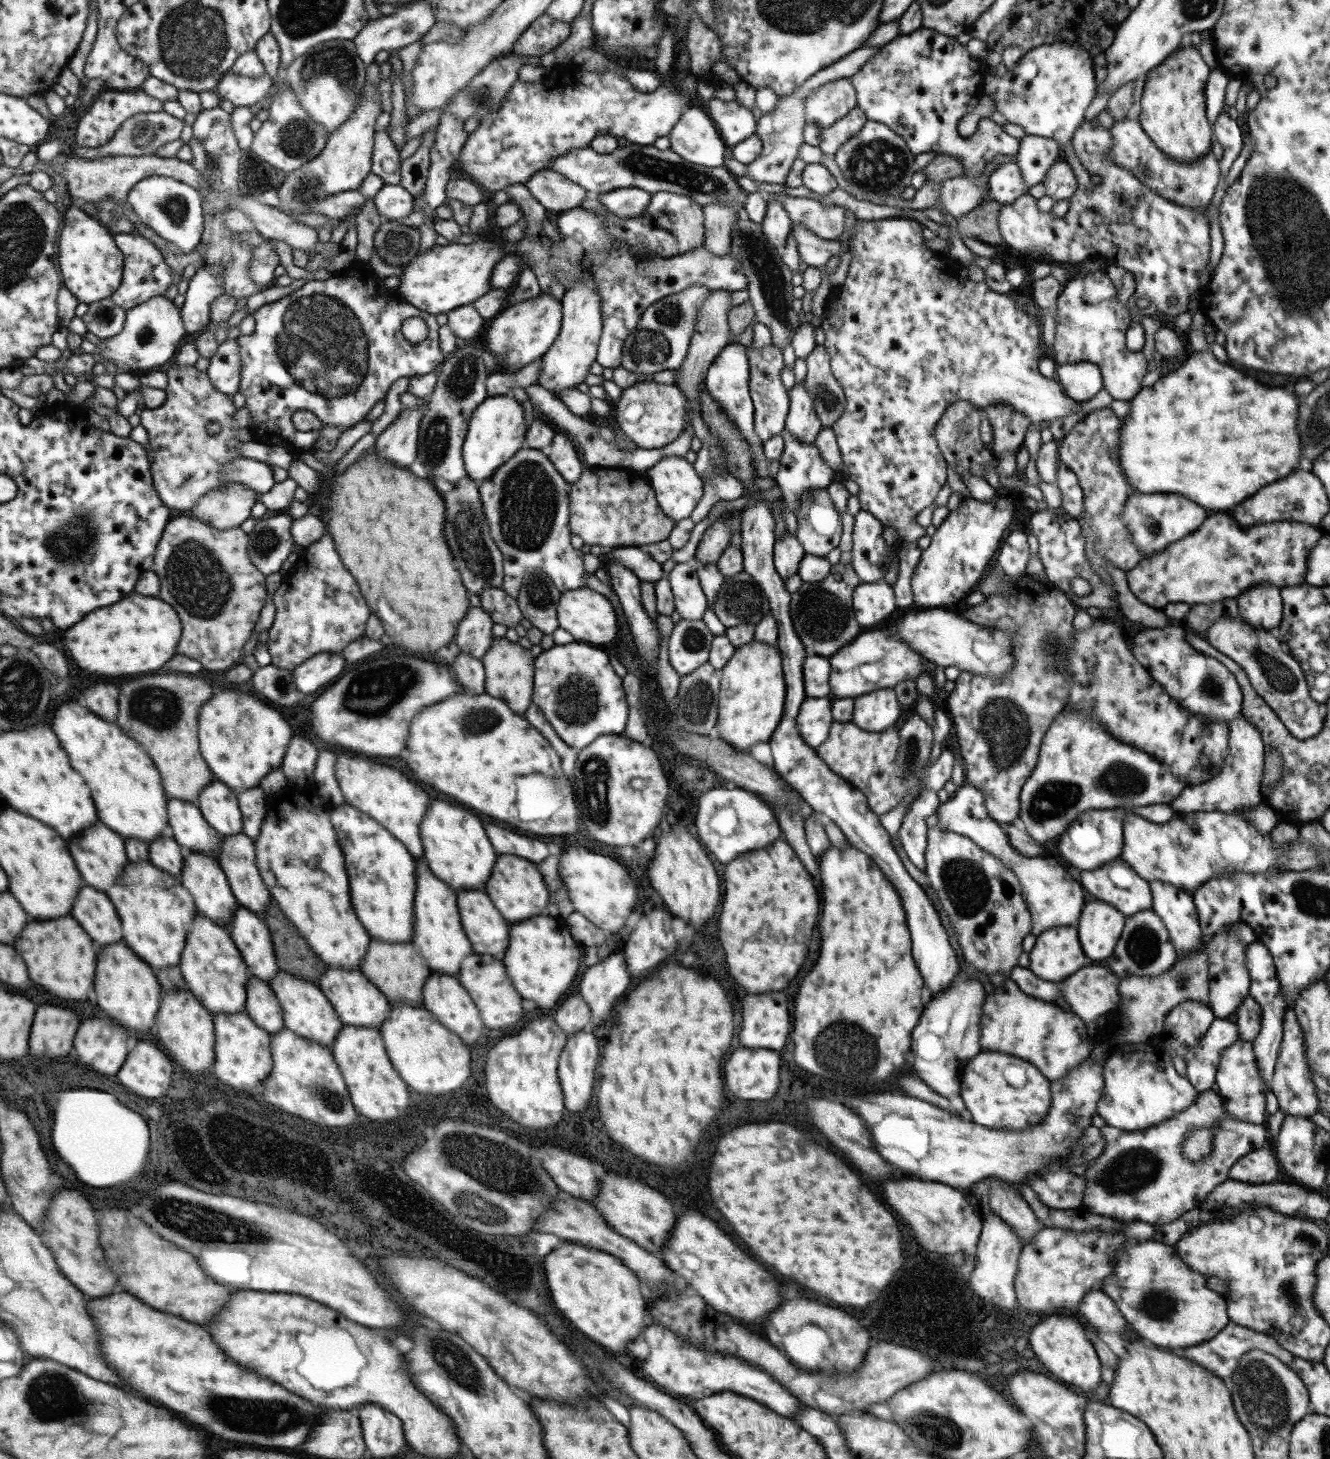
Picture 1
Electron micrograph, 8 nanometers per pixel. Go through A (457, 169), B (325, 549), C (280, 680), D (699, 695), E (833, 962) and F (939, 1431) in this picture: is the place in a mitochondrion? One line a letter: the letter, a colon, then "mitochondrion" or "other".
A: other
B: other
C: mitochondrion
D: mitochondrion
E: other
F: mitochondrion

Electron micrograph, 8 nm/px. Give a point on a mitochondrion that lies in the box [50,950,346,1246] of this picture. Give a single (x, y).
(325, 1093)

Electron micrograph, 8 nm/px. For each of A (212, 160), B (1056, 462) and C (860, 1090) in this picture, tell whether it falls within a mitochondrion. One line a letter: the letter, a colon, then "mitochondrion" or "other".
A: mitochondrion
B: other
C: other

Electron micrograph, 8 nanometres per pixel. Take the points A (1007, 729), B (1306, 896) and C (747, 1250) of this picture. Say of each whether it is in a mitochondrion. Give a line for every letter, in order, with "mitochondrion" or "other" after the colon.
A: mitochondrion
B: mitochondrion
C: other

